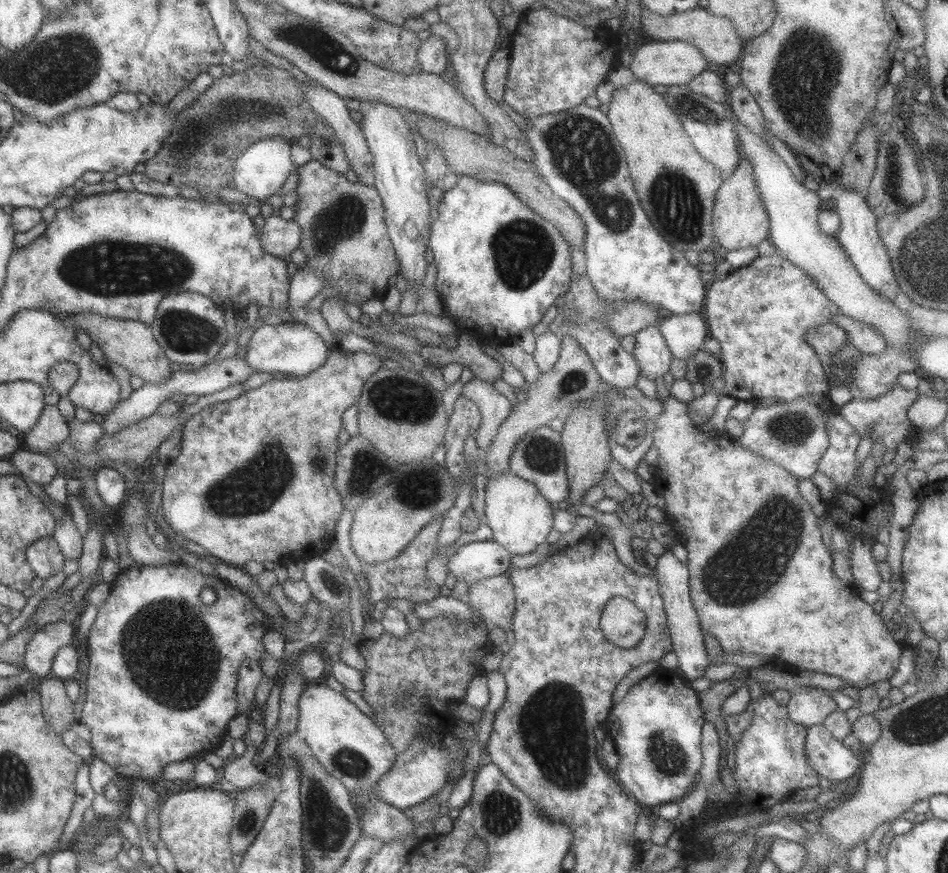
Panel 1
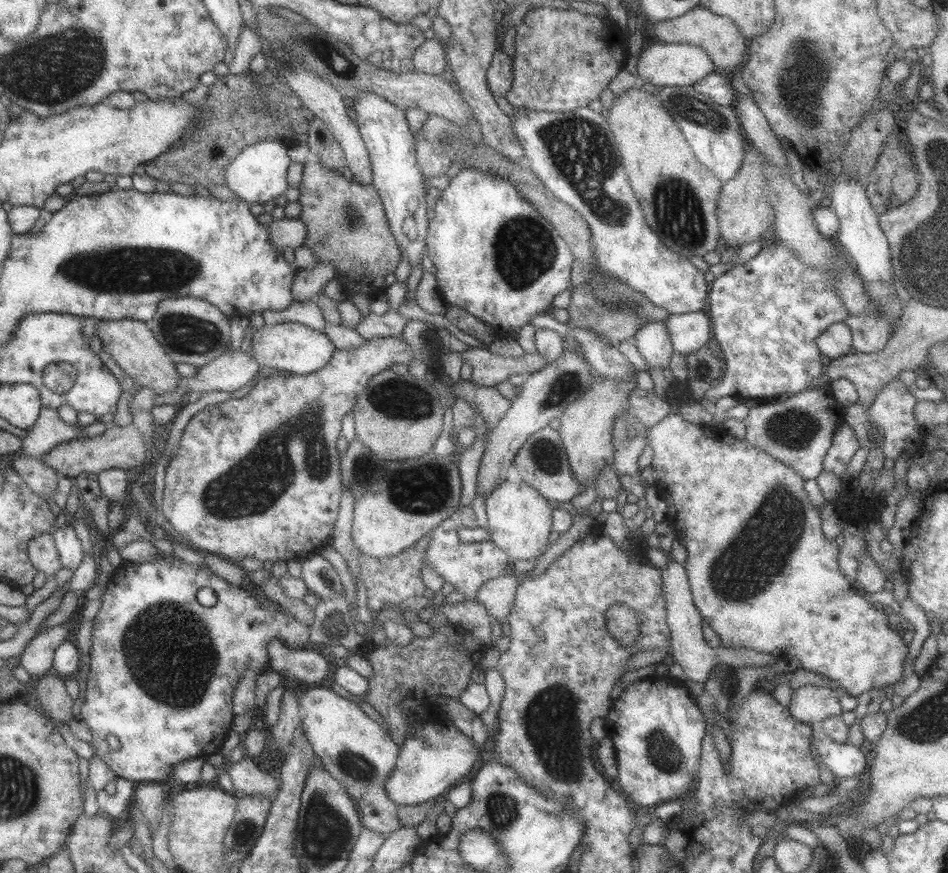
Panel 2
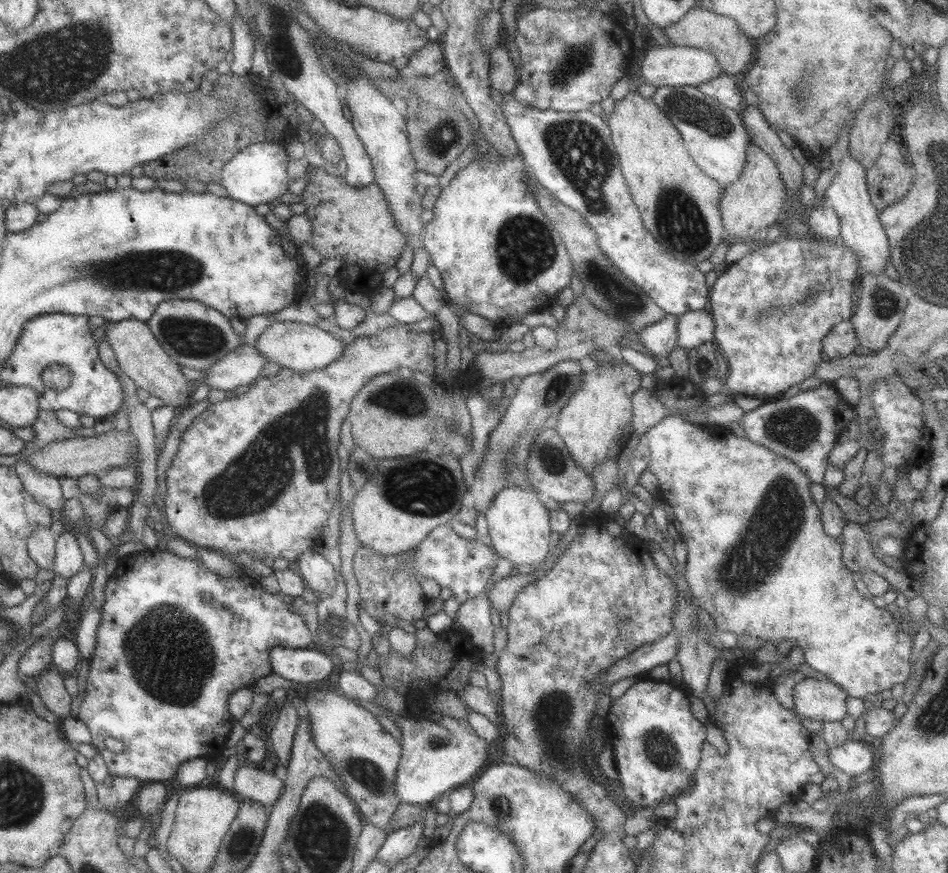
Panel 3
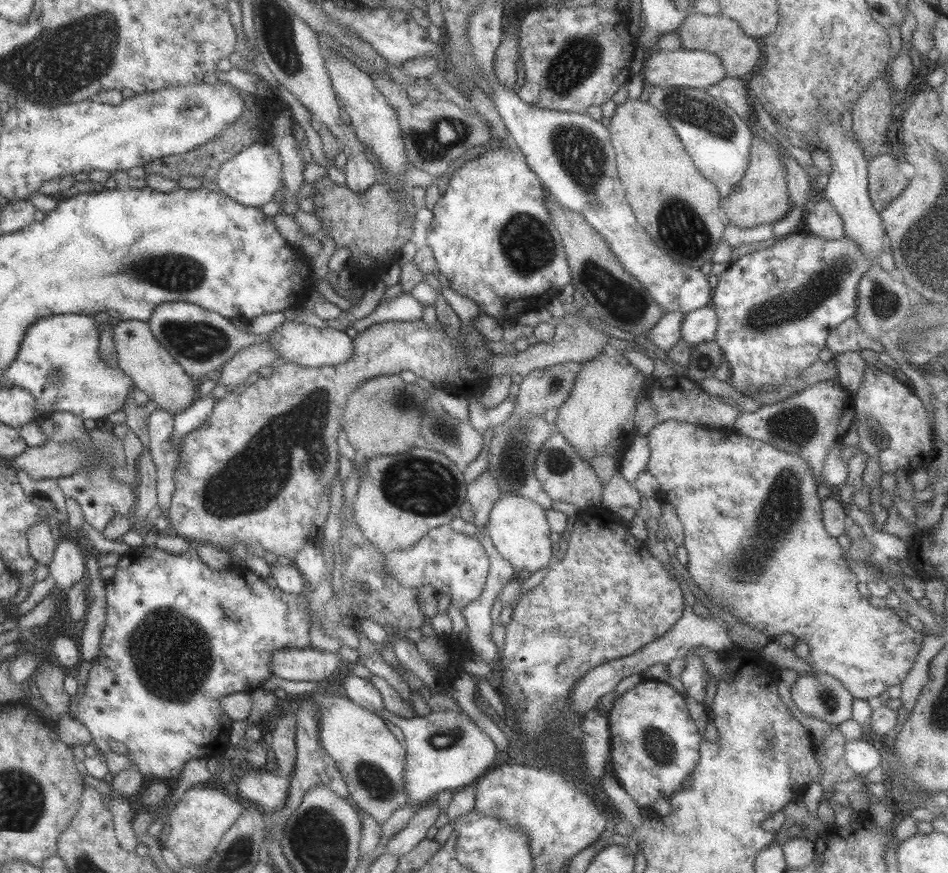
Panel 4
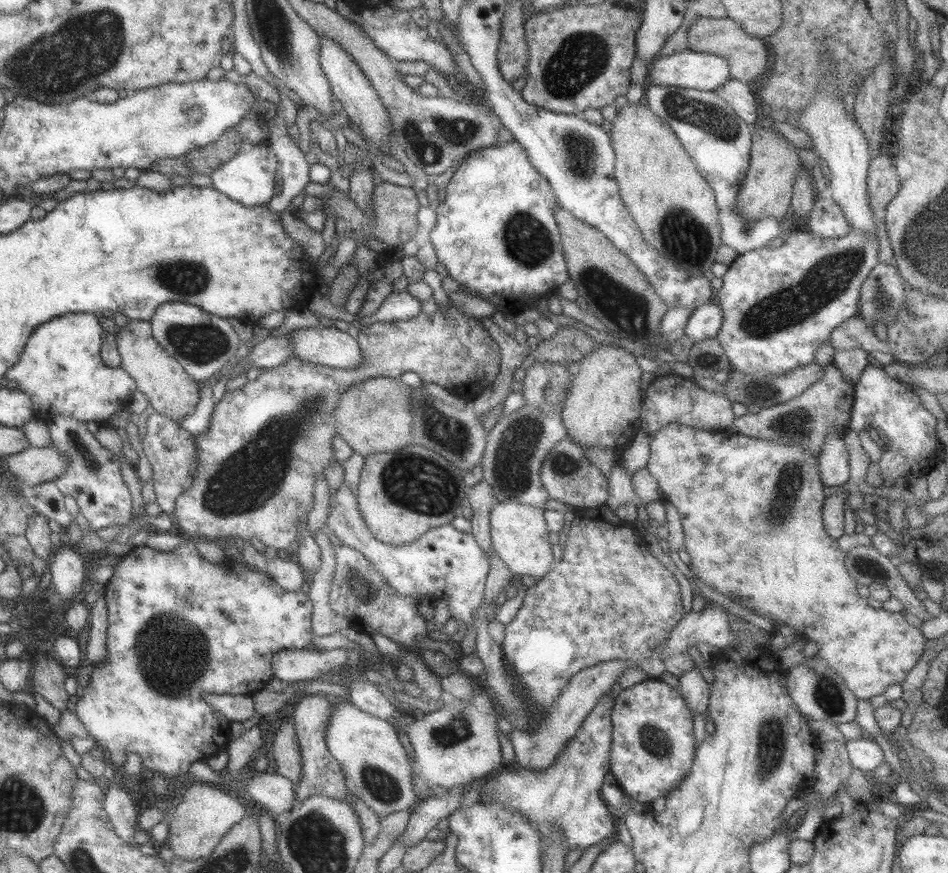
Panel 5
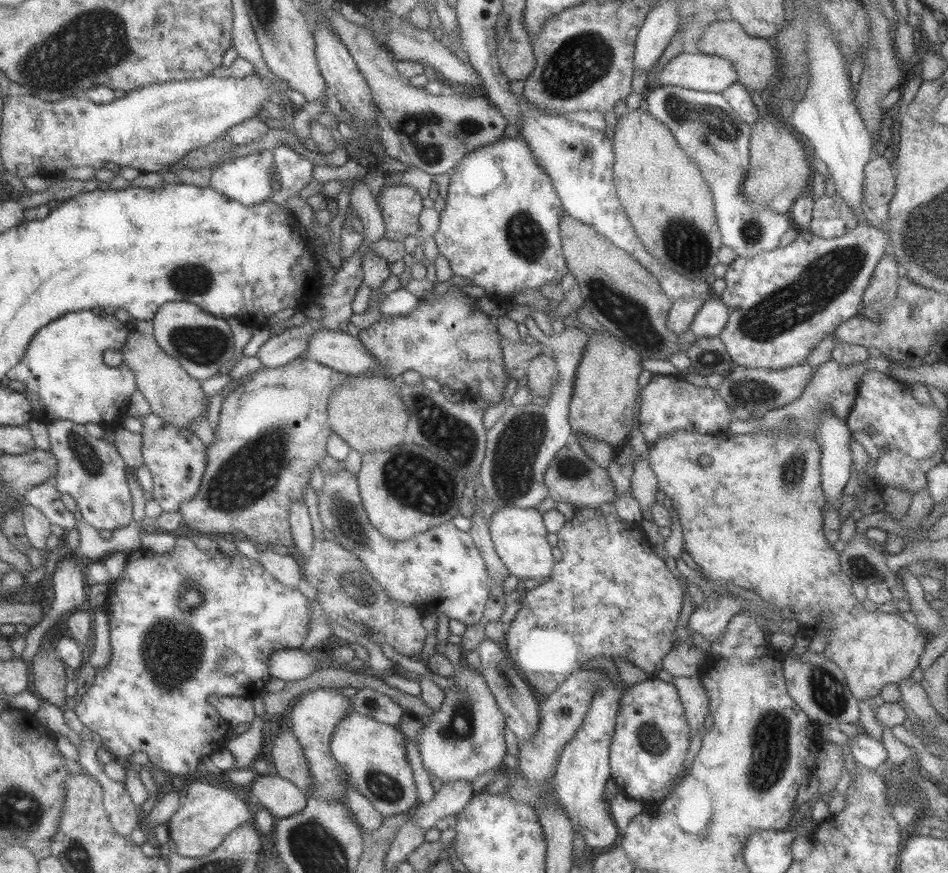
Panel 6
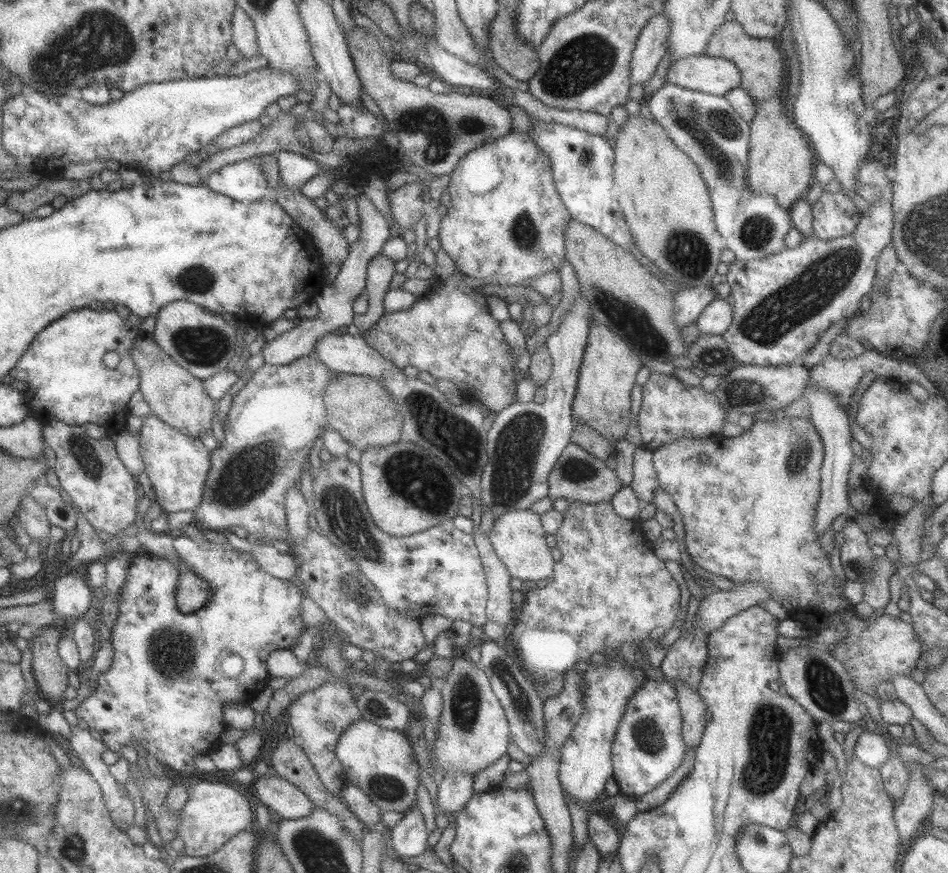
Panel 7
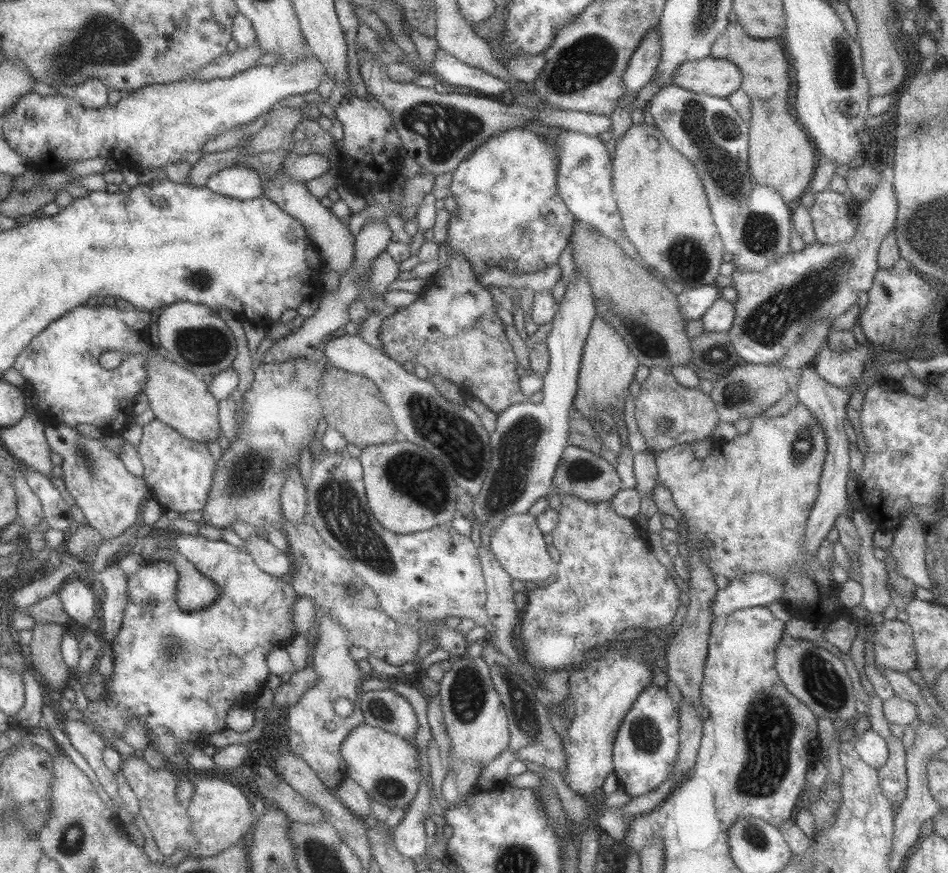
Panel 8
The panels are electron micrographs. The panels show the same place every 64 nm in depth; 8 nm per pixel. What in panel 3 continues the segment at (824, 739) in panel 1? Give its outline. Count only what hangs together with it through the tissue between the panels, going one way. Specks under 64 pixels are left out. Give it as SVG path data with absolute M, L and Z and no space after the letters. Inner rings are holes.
M849 738L835 748L827 749L827 760L831 767L849 776L874 770L877 755L865 748L860 741L852 741Z

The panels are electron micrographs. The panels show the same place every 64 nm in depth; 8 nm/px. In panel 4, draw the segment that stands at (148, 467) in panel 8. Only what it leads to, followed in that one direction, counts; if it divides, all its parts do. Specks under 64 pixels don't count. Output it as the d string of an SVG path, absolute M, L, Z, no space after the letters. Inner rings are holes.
M153 410L147 418L148 426L148 447L155 463L156 468L156 499L158 502L159 508L165 512L166 508L169 506L170 498L172 497L173 492L173 471L178 463L178 452L180 451L180 438L176 443L171 443L170 434L174 423L174 418L165 412L165 410Z

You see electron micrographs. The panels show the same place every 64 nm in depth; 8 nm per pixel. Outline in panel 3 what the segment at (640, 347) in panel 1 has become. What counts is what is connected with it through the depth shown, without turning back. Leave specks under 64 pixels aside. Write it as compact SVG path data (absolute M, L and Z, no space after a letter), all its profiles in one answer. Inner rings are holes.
M665 314L663 319L648 324L639 332L638 341L654 360L657 357L668 358L676 348L677 333L675 333L677 316Z

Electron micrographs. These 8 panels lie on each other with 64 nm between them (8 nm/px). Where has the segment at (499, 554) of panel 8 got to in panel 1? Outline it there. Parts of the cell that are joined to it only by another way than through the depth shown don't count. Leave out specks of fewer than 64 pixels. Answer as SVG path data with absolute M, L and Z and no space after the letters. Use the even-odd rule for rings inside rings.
M508 472L489 477L484 486L483 514L492 530L491 540L500 544L509 554L525 555L533 552L539 544L544 544L552 528L555 509L533 484Z

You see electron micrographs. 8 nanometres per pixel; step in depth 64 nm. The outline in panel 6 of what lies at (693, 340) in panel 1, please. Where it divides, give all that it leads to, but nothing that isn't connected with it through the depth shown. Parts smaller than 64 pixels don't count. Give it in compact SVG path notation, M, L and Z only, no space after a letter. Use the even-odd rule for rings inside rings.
M713 297L701 304L701 308L688 326L695 339L718 337L727 323L727 307L723 302Z

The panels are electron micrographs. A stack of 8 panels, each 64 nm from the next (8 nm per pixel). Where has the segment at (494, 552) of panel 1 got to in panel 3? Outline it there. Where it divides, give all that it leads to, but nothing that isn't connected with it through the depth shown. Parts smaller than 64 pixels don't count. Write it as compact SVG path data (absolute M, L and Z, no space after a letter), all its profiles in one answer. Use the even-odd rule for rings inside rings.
M450 523L440 524L418 544L413 559L408 562L414 579L433 579L441 587L449 588L458 605L482 594L490 582L497 561L497 554L479 539L459 537Z

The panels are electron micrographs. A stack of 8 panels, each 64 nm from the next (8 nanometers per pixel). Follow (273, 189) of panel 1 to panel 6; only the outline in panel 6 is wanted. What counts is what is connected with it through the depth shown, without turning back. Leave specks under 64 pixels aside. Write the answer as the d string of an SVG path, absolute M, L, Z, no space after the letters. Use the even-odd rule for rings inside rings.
M265 149L253 151L245 156L223 161L210 169L208 171L209 187L236 200L245 207L265 202L273 193L271 190L272 166L274 166L272 151Z

